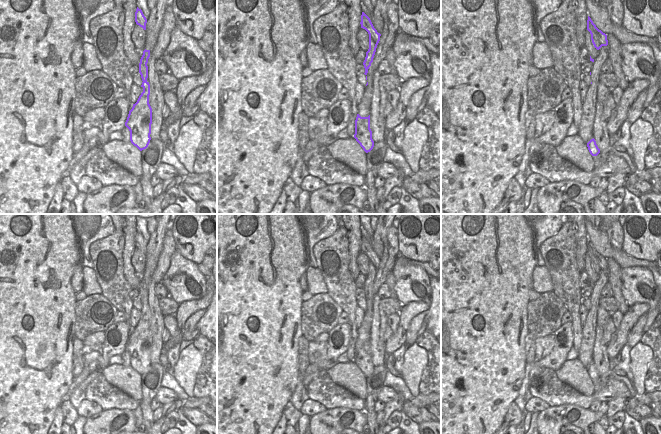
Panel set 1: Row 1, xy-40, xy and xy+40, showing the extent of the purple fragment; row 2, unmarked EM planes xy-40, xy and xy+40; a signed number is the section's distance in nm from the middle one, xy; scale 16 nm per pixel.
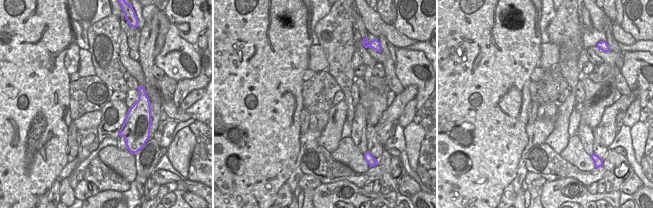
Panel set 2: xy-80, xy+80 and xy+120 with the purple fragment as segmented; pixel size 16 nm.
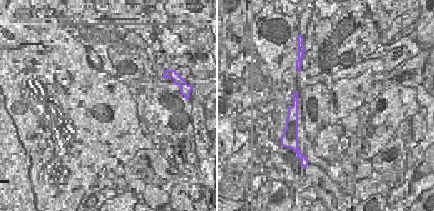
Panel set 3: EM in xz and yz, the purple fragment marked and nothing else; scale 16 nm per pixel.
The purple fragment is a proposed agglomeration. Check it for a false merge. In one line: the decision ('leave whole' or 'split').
split

